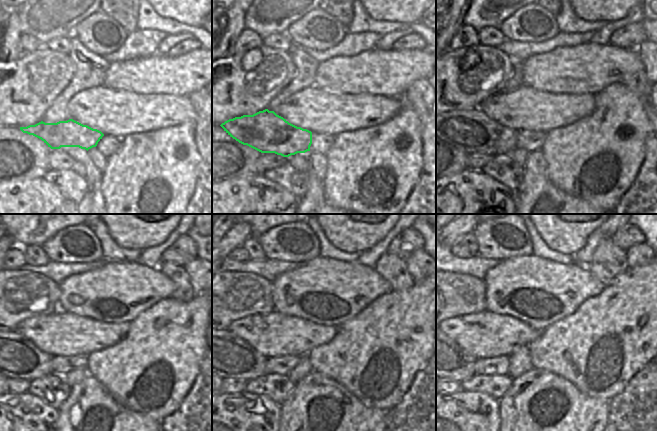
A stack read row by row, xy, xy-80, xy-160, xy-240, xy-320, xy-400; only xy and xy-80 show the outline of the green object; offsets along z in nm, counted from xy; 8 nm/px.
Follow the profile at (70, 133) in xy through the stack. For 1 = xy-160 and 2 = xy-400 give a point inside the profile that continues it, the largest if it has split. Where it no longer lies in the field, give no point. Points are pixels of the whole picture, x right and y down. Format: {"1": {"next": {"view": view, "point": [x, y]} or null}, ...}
{"1": {"next": {"view": "xy-160", "point": [473, 131]}}, "2": {"next": {"view": "xy-400", "point": [456, 364]}}}

